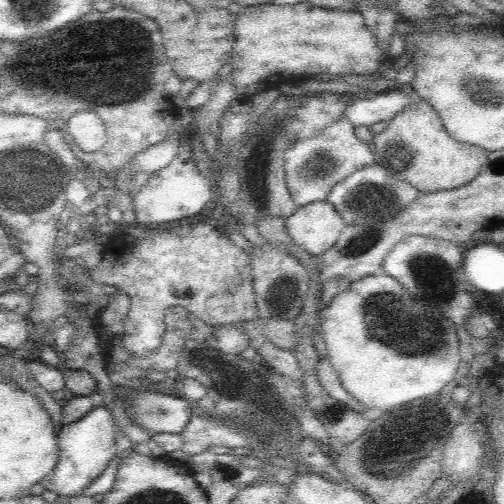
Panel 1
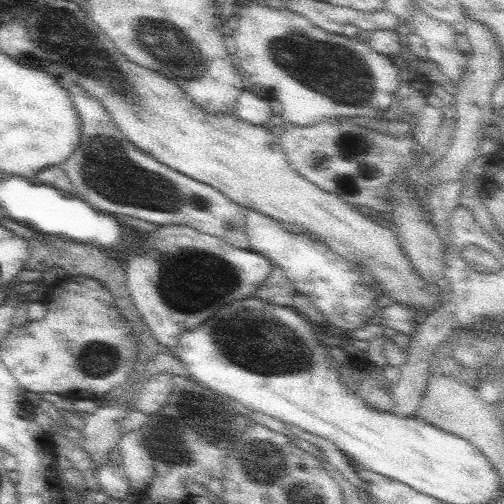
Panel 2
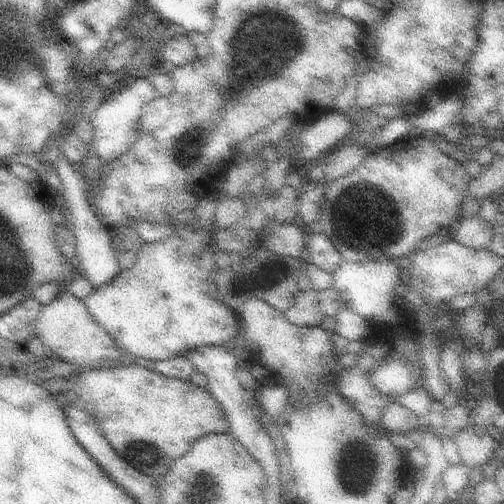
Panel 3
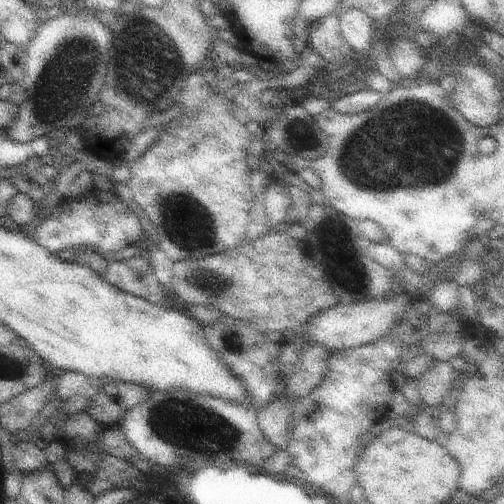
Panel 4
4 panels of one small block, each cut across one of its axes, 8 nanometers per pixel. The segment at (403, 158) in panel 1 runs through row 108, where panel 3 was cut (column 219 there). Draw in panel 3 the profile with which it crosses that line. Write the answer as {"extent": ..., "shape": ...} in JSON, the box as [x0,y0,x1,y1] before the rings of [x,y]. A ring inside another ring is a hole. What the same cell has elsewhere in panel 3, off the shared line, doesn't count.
{"extent":[75,360,231,478],"shape":[[[129,360],[117,368],[97,368],[97,370],[79,370],[75,374],[77,384],[77,402],[79,406],[97,422],[107,444],[135,470],[145,476],[159,478],[167,472],[167,466],[173,464],[179,456],[187,454],[195,440],[209,434],[231,434],[225,412],[217,400],[207,392],[207,388],[197,388],[193,382],[183,382],[175,378],[165,378],[155,370],[145,370],[131,364]]]}

